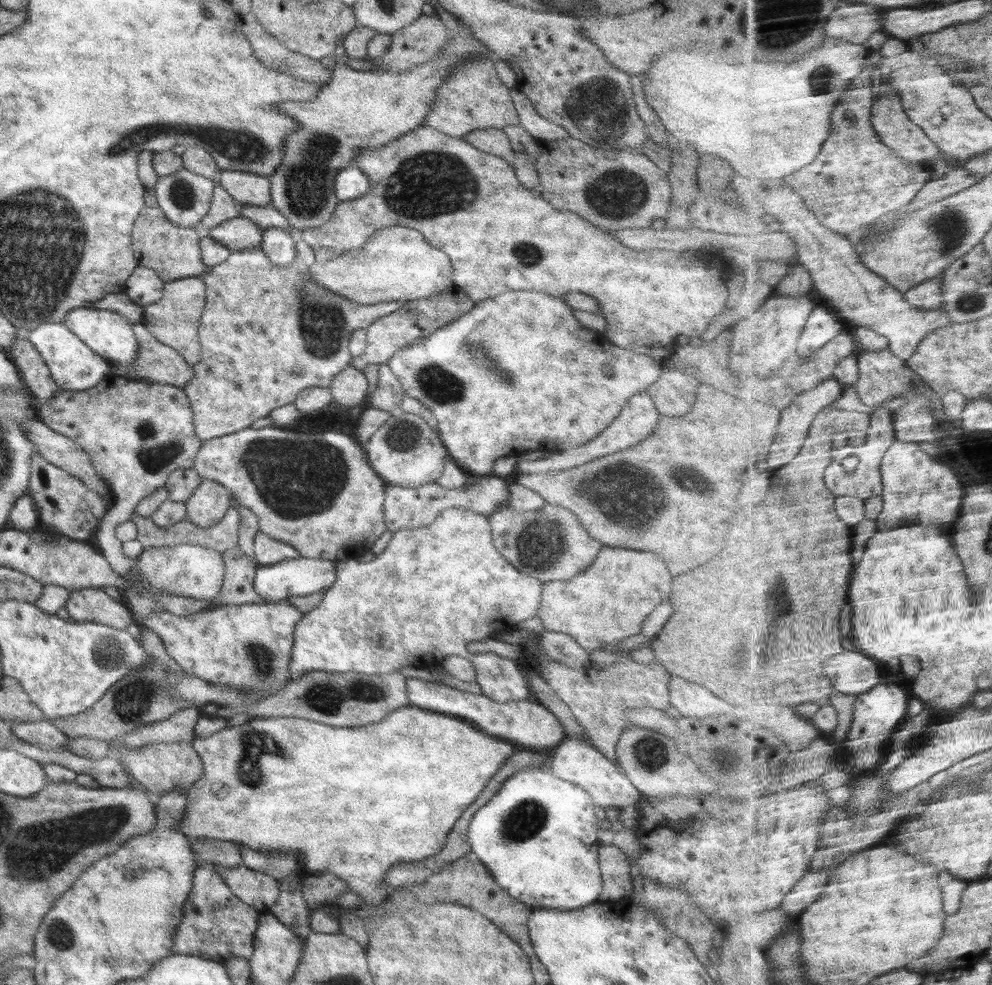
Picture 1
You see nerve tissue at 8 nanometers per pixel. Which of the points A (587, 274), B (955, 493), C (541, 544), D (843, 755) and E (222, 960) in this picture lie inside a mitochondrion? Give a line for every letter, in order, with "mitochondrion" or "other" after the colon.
A: other
B: other
C: mitochondrion
D: other
E: other

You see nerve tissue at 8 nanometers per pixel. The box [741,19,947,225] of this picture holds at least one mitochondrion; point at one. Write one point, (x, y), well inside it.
(821, 80)

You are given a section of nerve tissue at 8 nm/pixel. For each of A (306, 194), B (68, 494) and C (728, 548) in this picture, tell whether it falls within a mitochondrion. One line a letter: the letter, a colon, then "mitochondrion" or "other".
A: mitochondrion
B: other
C: other

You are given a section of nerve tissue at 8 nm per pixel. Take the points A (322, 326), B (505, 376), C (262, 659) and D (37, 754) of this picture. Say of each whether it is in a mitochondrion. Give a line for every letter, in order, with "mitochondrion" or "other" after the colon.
A: mitochondrion
B: mitochondrion
C: mitochondrion
D: other

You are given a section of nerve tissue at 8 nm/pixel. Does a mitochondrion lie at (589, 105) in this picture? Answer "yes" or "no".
yes

